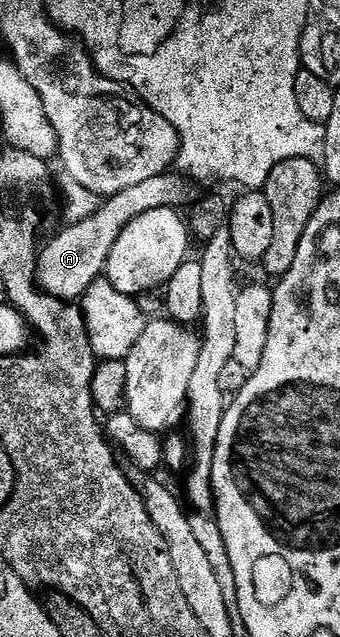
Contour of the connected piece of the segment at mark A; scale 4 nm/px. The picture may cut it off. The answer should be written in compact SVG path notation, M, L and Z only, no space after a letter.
M180 172L150 176L150 180L142 180L142 184L134 188L126 188L105 197L100 210L94 212L89 219L65 225L65 230L58 231L45 246L43 243L39 251L36 281L39 282L41 290L50 296L61 298L64 302L75 303L83 299L84 293L105 273L114 240L122 236L122 228L126 228L130 220L142 216L142 212L150 212L154 208L183 207L189 201L187 180L189 181Z

